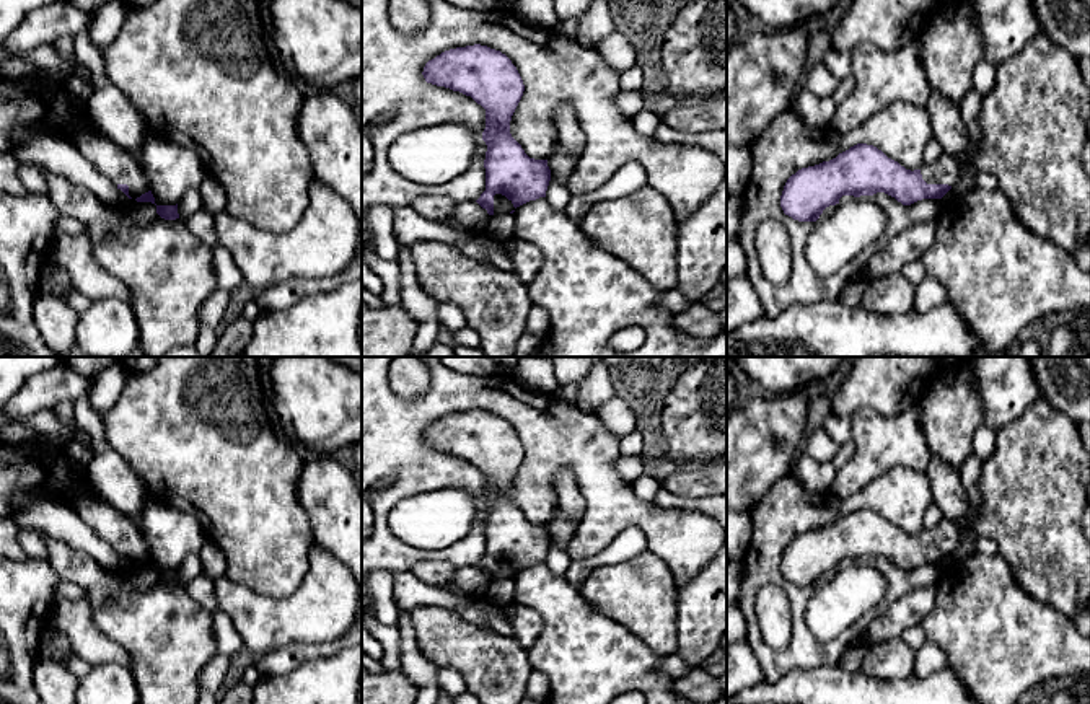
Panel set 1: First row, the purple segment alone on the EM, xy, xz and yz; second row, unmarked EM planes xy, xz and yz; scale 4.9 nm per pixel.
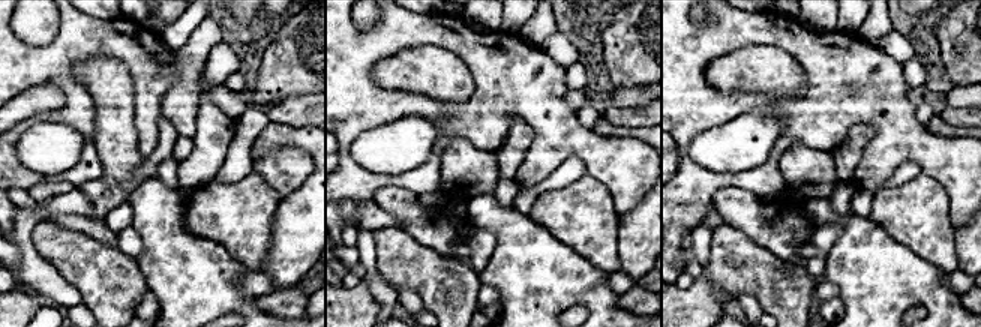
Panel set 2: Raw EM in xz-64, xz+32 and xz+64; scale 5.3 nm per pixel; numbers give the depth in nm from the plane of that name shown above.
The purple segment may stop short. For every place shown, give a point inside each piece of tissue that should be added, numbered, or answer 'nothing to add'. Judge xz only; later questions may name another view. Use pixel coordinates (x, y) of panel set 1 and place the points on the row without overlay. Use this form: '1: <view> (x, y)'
1: xz (501, 567)

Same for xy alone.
1: xy (33, 470)

